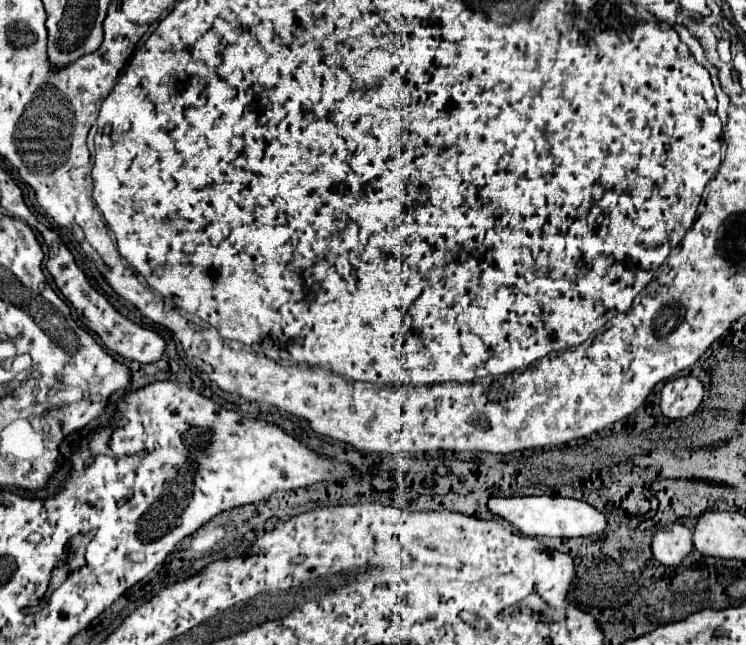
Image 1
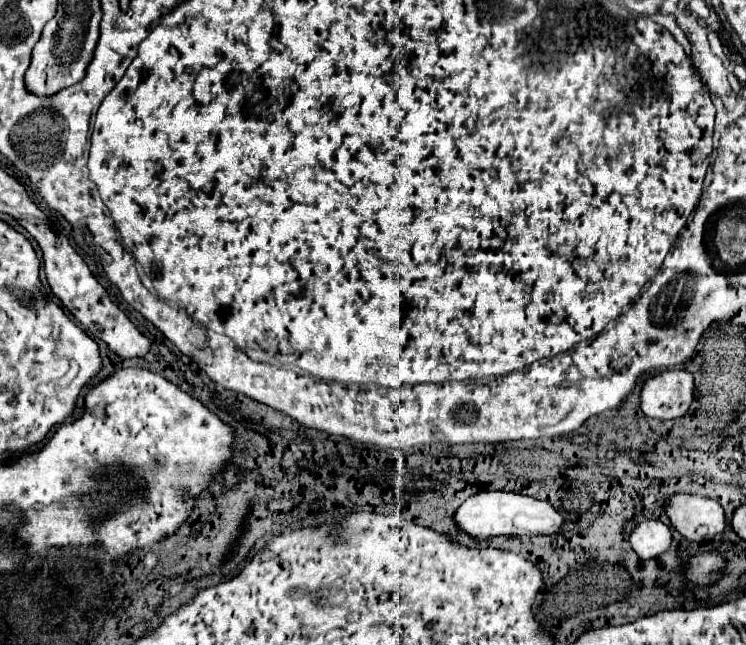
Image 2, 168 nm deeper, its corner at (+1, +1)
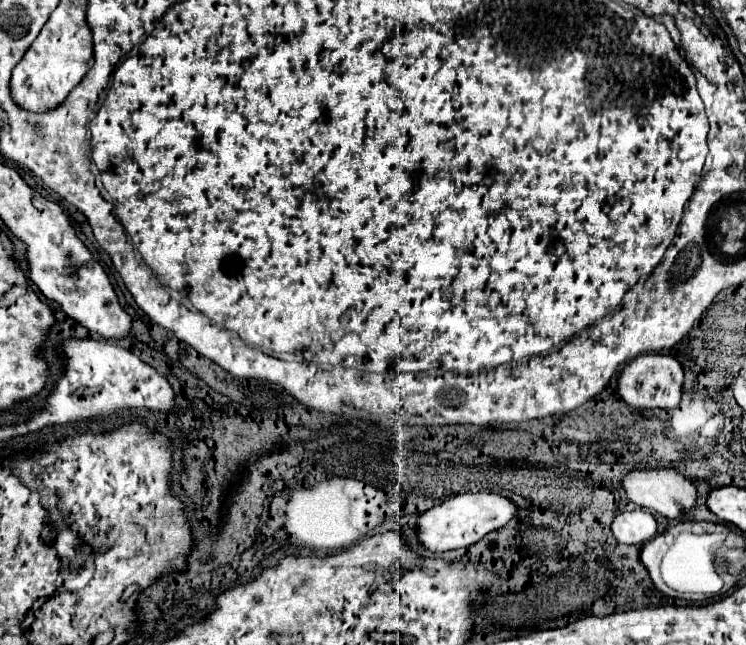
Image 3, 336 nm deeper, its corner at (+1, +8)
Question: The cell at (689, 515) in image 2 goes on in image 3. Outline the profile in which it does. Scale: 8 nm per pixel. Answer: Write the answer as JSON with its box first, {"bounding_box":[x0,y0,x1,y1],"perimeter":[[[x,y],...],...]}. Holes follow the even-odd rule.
{"bounding_box":[621,466,697,518],"perimeter":[[[663,466],[663,468],[633,468],[631,472],[627,472],[621,480],[621,488],[625,490],[627,498],[641,506],[647,508],[651,512],[659,512],[665,518],[677,518],[683,512],[689,512],[695,506],[695,498],[697,498],[697,490],[691,484],[691,480],[687,480],[683,474],[679,474],[677,470]]]}

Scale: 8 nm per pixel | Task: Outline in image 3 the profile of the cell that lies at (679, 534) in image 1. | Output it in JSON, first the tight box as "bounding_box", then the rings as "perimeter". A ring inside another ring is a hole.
{"bounding_box":[611,508,657,544],"perimeter":[[[635,508],[631,512],[619,512],[615,516],[615,520],[611,522],[611,532],[617,538],[617,542],[621,542],[621,544],[643,544],[643,542],[651,540],[657,534],[657,522],[655,522],[651,512]]]}

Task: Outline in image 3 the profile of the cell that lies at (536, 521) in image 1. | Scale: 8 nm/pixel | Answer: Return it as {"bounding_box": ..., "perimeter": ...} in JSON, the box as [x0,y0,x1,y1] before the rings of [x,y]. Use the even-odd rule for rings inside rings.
{"bounding_box":[417,492,517,552],"perimeter":[[[467,492],[449,498],[447,502],[423,512],[417,518],[417,538],[429,552],[447,552],[455,548],[465,548],[469,544],[479,542],[485,534],[505,526],[517,514],[517,506],[497,494],[487,492]]]}

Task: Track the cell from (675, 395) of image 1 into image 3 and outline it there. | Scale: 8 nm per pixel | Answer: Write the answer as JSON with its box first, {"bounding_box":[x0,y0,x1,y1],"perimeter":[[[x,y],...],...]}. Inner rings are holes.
{"bounding_box":[617,354,683,408],"perimeter":[[[643,354],[625,364],[617,378],[617,392],[629,406],[635,408],[675,408],[681,400],[681,384],[683,368],[673,356]]]}

